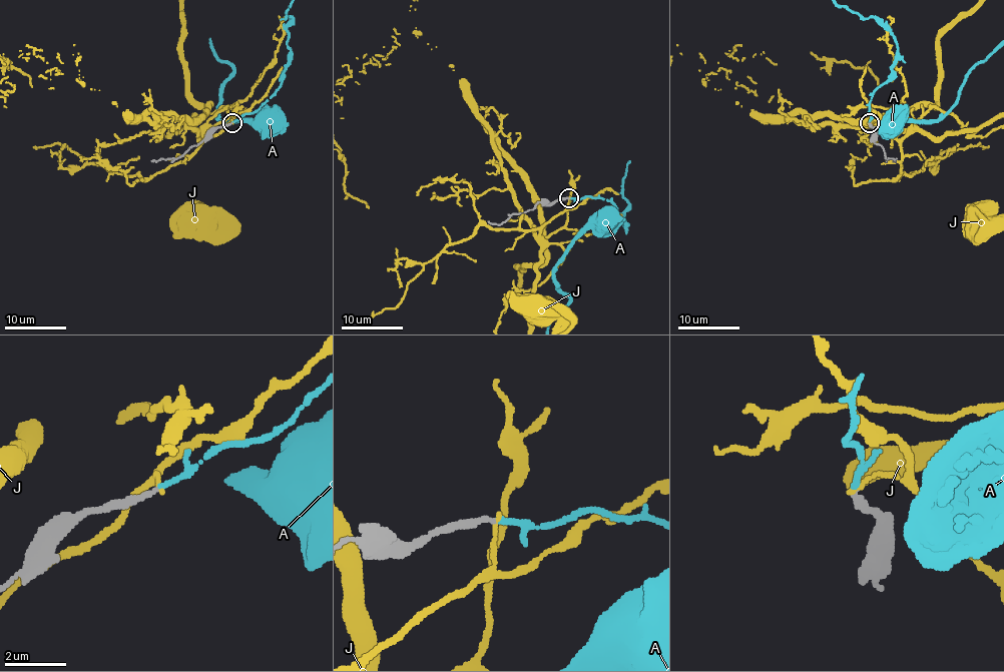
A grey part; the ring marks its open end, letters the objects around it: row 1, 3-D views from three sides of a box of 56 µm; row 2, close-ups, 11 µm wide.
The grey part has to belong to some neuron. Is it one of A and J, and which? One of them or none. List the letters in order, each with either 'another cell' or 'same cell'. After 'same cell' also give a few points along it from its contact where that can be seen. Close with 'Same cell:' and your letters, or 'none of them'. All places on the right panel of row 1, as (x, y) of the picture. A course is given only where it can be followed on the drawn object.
A: same cell
J: another cell
Same cell: A

